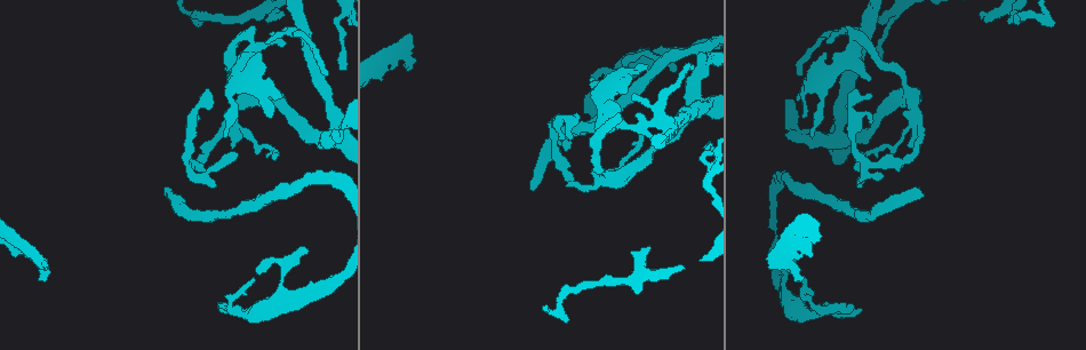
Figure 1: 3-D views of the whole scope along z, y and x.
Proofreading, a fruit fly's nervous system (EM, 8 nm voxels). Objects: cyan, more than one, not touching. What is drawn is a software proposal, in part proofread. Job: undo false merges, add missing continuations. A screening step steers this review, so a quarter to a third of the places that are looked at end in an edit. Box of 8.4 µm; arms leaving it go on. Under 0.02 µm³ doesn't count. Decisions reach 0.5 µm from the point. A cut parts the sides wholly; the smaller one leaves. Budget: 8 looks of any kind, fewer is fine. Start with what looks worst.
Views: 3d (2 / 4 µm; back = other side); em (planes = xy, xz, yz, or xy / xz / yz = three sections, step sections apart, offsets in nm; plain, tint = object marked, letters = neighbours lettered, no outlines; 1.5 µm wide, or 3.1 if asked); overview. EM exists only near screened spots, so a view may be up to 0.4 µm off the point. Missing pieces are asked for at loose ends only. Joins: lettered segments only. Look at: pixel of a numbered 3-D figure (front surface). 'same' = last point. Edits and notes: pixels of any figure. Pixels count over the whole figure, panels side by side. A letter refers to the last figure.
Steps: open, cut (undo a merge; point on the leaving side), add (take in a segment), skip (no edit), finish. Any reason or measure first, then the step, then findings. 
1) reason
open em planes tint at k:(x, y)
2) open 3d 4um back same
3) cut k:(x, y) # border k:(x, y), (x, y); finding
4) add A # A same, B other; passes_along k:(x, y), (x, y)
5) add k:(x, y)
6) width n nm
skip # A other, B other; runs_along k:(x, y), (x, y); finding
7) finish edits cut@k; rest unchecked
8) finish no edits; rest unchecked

sharp bend
open 3d 2um at 1:(673, 126)

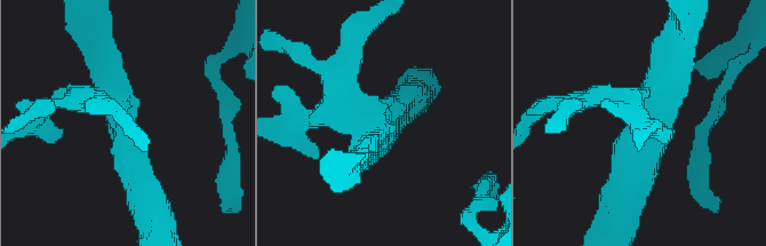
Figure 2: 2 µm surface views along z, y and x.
arms 4
open em planes tint at 2:(131, 109)

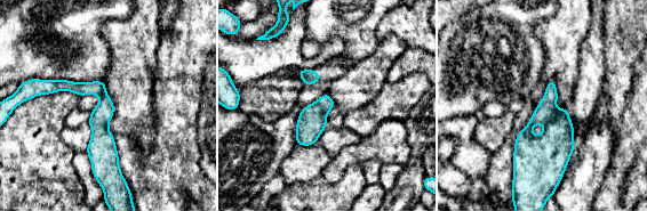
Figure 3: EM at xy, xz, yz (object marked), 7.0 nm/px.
what lies round it
open em planes letters same

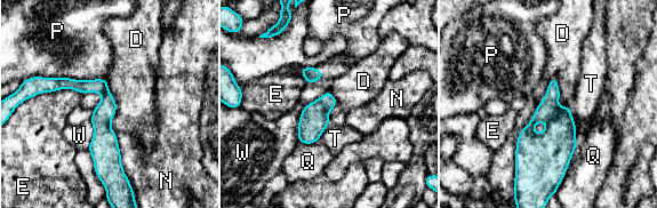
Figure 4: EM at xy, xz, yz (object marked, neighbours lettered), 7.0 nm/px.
longest_contact P 500 nm
cut 4:(103, 113) # D other, E other, N other, P other, Q other, T other, W other; part_leaving 4:(106, 94), (104, 169); a second cell is stuck on

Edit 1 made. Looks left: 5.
branch stops here
open em planes letters at 1:(284, 14)

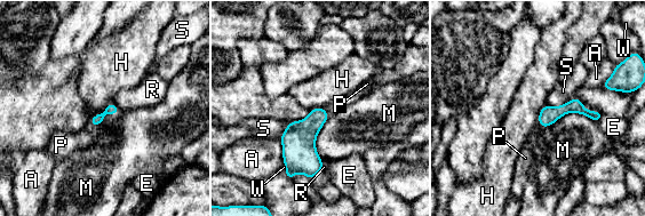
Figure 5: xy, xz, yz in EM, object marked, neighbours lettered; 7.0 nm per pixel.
add P # A other, E other, H other, M other, P same, R other, S other, W other; passes_along 5:(112, 109), (95, 125), (65, 143); the cell continues

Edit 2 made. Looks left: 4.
thin end
open em xz step 4 letters at 1:(811, 136)

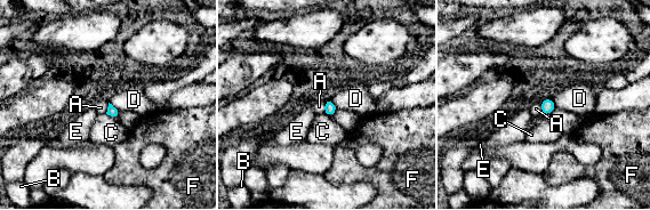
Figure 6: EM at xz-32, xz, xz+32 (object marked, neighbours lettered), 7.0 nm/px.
width 100 nm
skip # A other, B other, C other, D other, E other, F other; border 6:(109, 102), (119, 111); no lettered segment goes on from it

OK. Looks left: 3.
finish edits cut@4, add@5; rest unchecked

